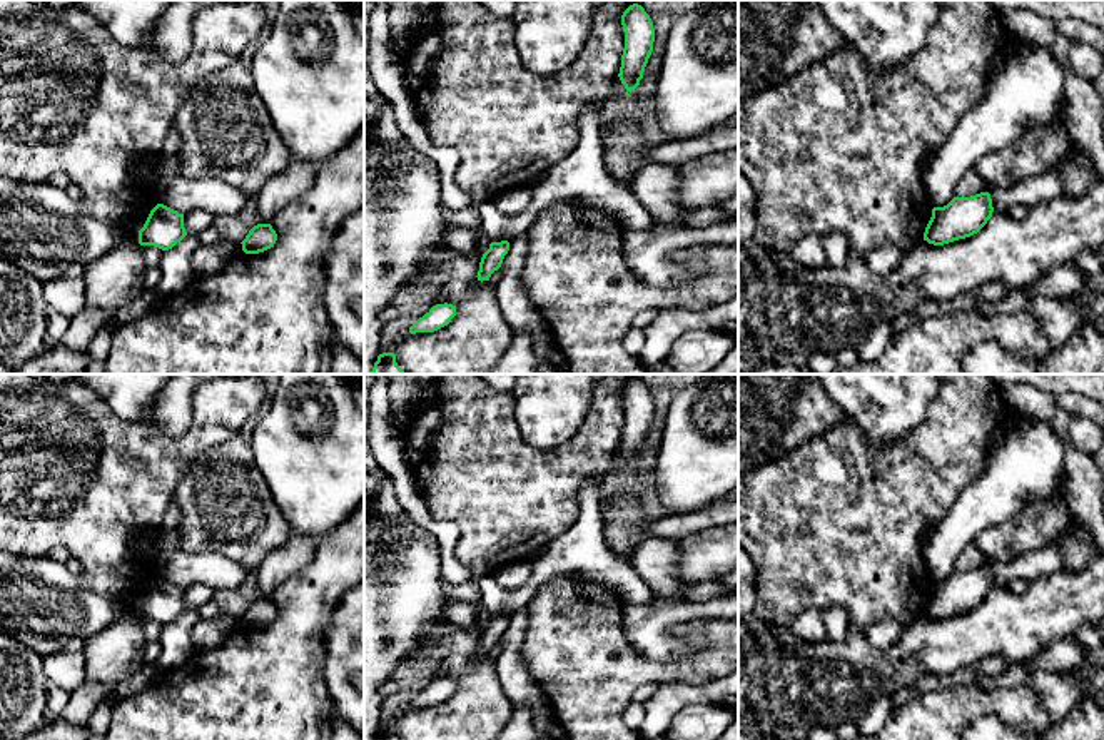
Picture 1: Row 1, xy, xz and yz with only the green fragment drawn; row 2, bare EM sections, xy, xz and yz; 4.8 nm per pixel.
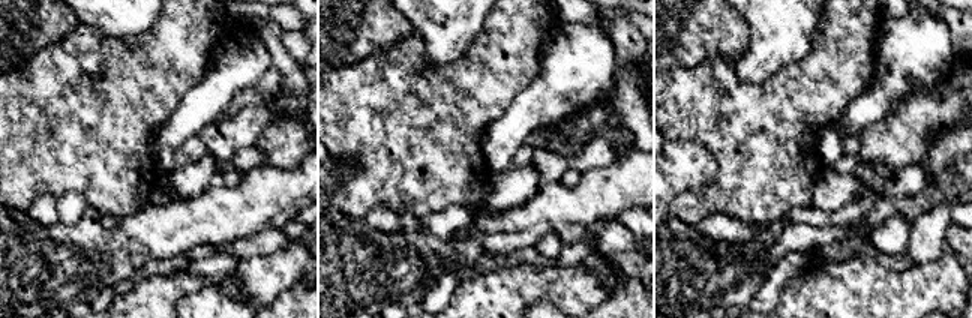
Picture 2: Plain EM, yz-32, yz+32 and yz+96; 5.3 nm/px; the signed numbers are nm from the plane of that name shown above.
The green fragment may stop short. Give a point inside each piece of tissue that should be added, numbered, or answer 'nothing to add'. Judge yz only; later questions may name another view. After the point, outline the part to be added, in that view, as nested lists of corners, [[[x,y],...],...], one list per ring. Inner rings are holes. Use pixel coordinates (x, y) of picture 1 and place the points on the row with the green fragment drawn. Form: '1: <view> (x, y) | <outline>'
nothing to add

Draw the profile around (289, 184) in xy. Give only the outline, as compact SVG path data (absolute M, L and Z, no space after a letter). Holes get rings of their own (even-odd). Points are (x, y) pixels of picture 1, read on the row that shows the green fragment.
M292 159L282 172L269 179L254 195L262 222L271 224L289 202L301 197L314 184L316 174L316 164Z

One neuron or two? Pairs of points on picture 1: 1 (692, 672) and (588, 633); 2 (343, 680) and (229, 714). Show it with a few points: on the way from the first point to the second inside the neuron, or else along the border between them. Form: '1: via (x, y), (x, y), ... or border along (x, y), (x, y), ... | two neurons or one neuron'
1: via (665, 670), (620, 670), (610, 660) | one neuron
2: border along (324, 647), (324, 684), (334, 707) | two neurons

